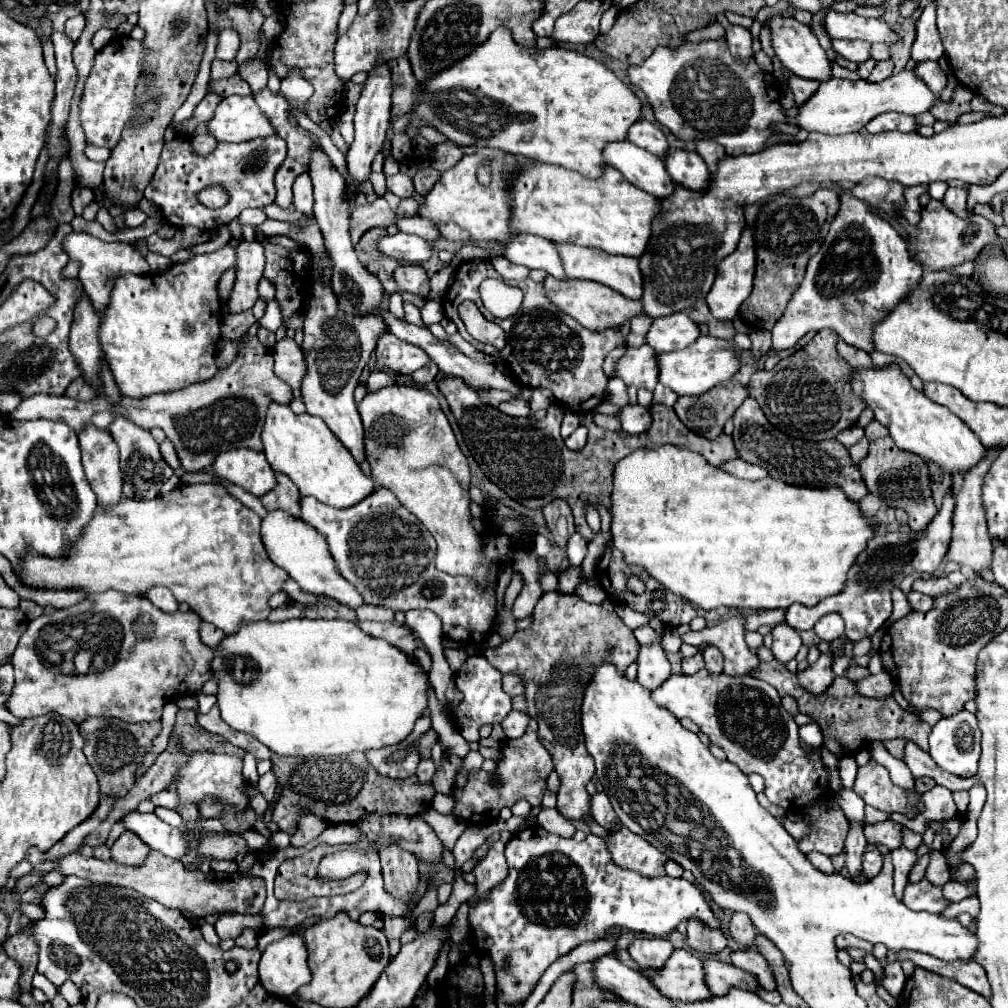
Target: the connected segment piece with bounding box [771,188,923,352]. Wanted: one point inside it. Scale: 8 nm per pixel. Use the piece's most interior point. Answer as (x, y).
(863, 269)

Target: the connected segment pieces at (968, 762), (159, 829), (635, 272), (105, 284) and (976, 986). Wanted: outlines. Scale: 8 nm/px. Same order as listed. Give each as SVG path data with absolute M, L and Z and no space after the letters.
M961 710L959 714L945 716L937 724L933 724L929 732L929 756L945 772L951 772L955 776L973 776L977 772L977 762L981 754L979 740L981 740L981 732L977 728L975 714Z
M133 810L125 814L119 820L119 824L123 824L125 830L135 832L149 848L155 848L163 852L165 856L171 856L173 860L179 860L185 854L185 850L189 848L189 844L183 838L185 832L181 828L173 828L165 824L153 812L143 814L143 812Z
M557 242L555 244L565 274L567 278L583 278L583 280L595 280L601 284L607 284L609 288L621 292L627 298L639 300L643 286L641 286L641 272L639 272L639 260L631 256L619 256L619 254L607 254L599 248L587 248L587 246L577 246L577 244L567 244L567 242Z
M73 230L63 238L63 250L67 252L69 260L79 262L79 280L85 288L85 294L95 304L95 308L103 308L103 304L107 304L107 296L117 276L127 272L149 274L149 264L145 262L145 258L131 244L125 244L125 242L103 242L87 232Z
M889 950L887 952L887 964L893 964L893 962L905 962L905 960L911 960L915 966L921 966L925 970L931 970L931 972L937 972L945 978L951 978L951 980L957 980L959 984L971 988L973 992L989 998L991 996L991 988L987 984L987 976L983 972L983 968L979 964L975 964L973 960L971 962L963 962L963 960L953 960L953 962L945 962L945 960L939 960L931 954L923 954L923 952L915 952L915 950Z

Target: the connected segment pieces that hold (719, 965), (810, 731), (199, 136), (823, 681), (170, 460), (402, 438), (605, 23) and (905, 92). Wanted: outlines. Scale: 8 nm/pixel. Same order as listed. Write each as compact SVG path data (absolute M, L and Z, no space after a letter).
M713 956L703 960L703 974L705 974L707 988L713 994L723 994L731 986L745 988L745 990L753 990L757 986L757 980L751 974L735 968L733 964L725 964Z
M813 718L809 724L799 727L800 739L809 746L821 747L823 744L823 736L821 736L821 728L817 724L817 720Z
M195 128L193 136L191 136L191 148L195 154L207 156L215 150L217 140L213 136L207 136L207 128Z
M821 654L815 664L811 664L805 672L797 674L801 686L813 694L823 692L835 678L831 664L833 664L833 655Z
M163 440L161 442L161 456L163 456L163 460L173 468L173 470L177 470L177 468L181 468L179 464L177 464L177 454L175 454L175 448L173 448L173 444L169 442L169 440Z
M387 386L365 394L357 404L365 428L365 454L377 486L389 488L397 500L415 514L437 540L437 568L451 574L467 574L485 582L489 560L483 560L479 534L471 526L469 512L469 464L457 446L455 434L441 412L439 402L417 386Z
M615 5L611 6L607 12L605 12L600 21L600 33L607 33L615 23L616 17L618 15L618 9Z
M903 70L895 76L885 78L883 82L867 82L867 80L843 80L829 78L819 84L817 92L799 106L795 116L795 124L805 132L821 132L821 134L849 134L859 132L871 118L883 112L903 112L909 116L917 116L927 112L935 102L931 90L915 76L913 70Z

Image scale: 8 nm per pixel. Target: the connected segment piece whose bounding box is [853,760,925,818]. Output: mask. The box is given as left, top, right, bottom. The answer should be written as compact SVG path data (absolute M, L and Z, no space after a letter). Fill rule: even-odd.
M873 760L867 762L865 766L859 766L853 790L865 800L865 804L881 812L901 812L907 818L915 818L925 810L921 800L923 796L915 788L907 790L893 784L887 768ZM909 794L919 796L919 802L909 804Z

